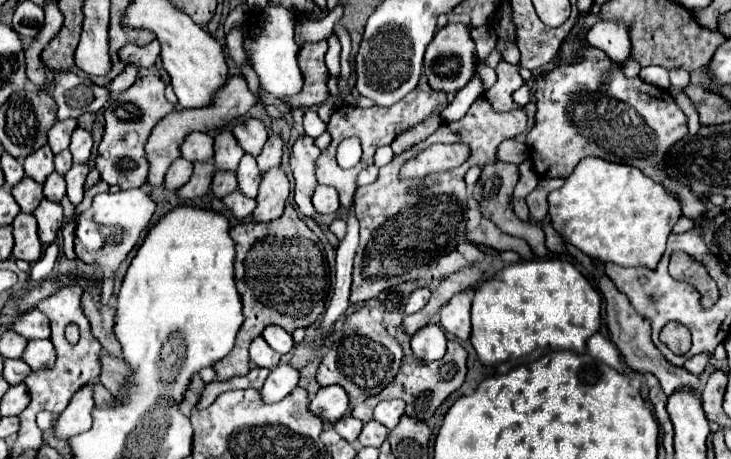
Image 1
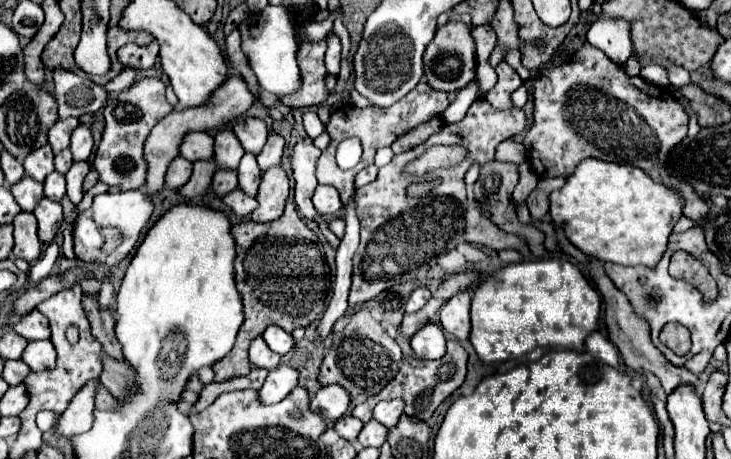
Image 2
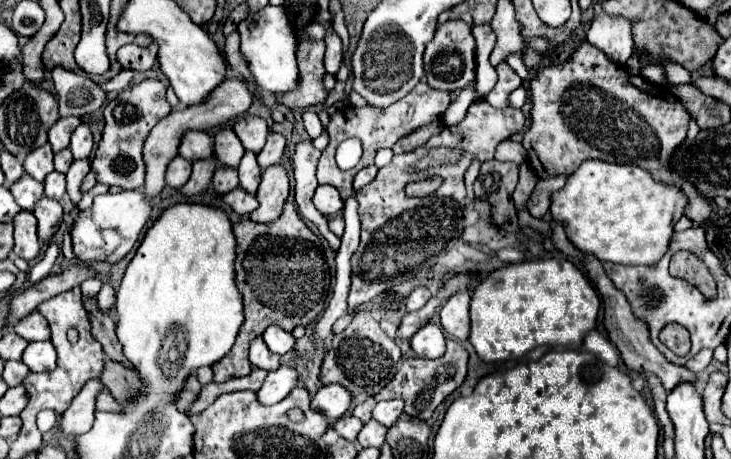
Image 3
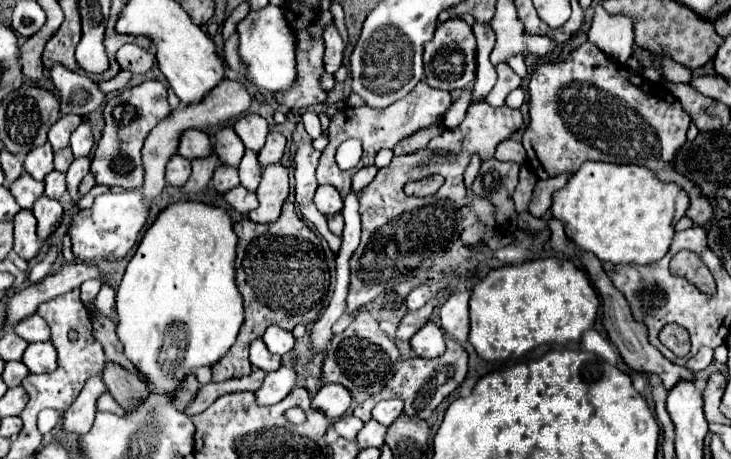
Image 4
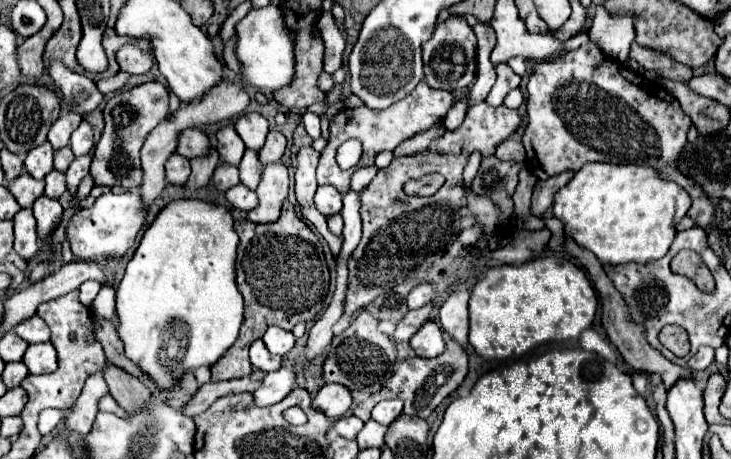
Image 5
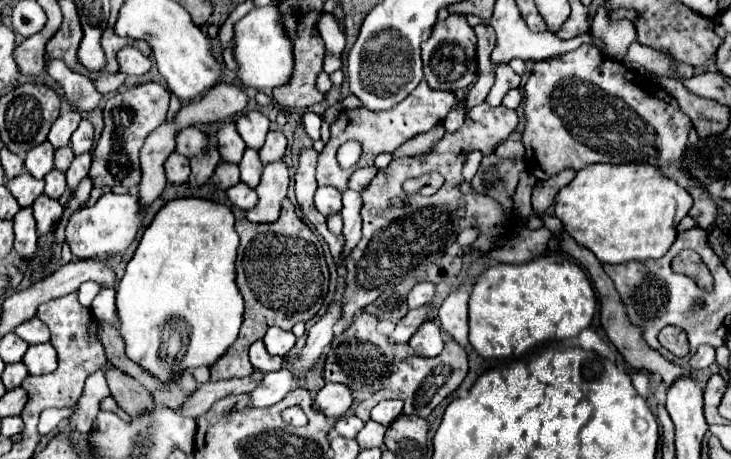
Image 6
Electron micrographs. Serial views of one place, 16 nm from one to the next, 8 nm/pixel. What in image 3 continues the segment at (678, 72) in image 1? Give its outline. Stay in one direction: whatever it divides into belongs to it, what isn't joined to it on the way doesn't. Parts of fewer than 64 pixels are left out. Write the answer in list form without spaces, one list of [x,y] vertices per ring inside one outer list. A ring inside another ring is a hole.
[[[668,61],[663,68],[666,70],[668,82],[672,82],[672,84],[690,84],[690,82],[692,82],[690,70],[686,70],[686,68],[680,66],[680,64]]]

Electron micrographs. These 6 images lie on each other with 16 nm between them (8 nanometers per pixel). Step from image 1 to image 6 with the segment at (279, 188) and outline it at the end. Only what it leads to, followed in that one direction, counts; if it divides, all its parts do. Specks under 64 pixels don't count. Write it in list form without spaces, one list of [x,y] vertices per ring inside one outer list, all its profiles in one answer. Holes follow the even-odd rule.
[[[282,160],[266,164],[256,188],[258,204],[246,210],[246,218],[250,222],[276,222],[280,216],[280,204],[288,192],[288,182],[288,166]]]

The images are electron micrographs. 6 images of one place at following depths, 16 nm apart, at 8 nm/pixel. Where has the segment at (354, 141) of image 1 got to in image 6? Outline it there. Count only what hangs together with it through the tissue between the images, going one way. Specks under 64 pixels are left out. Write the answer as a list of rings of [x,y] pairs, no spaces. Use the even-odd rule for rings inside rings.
[[[350,140],[344,143],[337,151],[337,160],[344,169],[356,164],[361,154],[361,146],[358,142]]]

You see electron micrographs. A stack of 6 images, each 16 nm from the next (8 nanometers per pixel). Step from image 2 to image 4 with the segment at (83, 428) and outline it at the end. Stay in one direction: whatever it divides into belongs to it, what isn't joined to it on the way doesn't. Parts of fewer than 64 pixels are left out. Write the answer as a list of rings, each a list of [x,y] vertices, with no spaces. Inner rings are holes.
[[[100,374],[88,378],[86,386],[82,388],[80,396],[76,398],[76,404],[64,416],[64,430],[66,432],[76,432],[76,434],[90,432],[94,416],[98,412],[96,402],[106,392],[108,392],[108,388],[104,386],[104,380],[102,380]]]

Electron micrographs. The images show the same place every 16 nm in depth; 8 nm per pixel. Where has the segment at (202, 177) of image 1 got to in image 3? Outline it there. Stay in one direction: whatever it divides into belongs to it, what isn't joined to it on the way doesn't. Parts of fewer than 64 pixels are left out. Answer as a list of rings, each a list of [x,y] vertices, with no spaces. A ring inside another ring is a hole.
[[[210,156],[208,160],[194,160],[192,162],[192,176],[190,180],[182,186],[184,194],[198,194],[208,188],[212,174],[216,170],[216,156]]]

